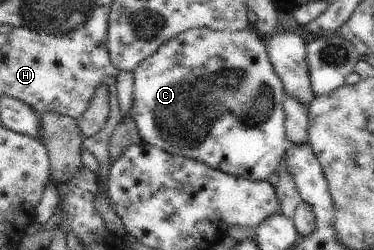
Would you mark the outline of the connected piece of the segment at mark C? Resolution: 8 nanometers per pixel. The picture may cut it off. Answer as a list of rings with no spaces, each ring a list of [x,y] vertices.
[[[254,27],[244,31],[189,29],[164,43],[133,72],[134,95],[129,116],[146,145],[154,145],[172,155],[190,157],[209,168],[252,181],[267,180],[276,172],[289,146],[284,127],[284,84],[276,75],[265,43]]]

